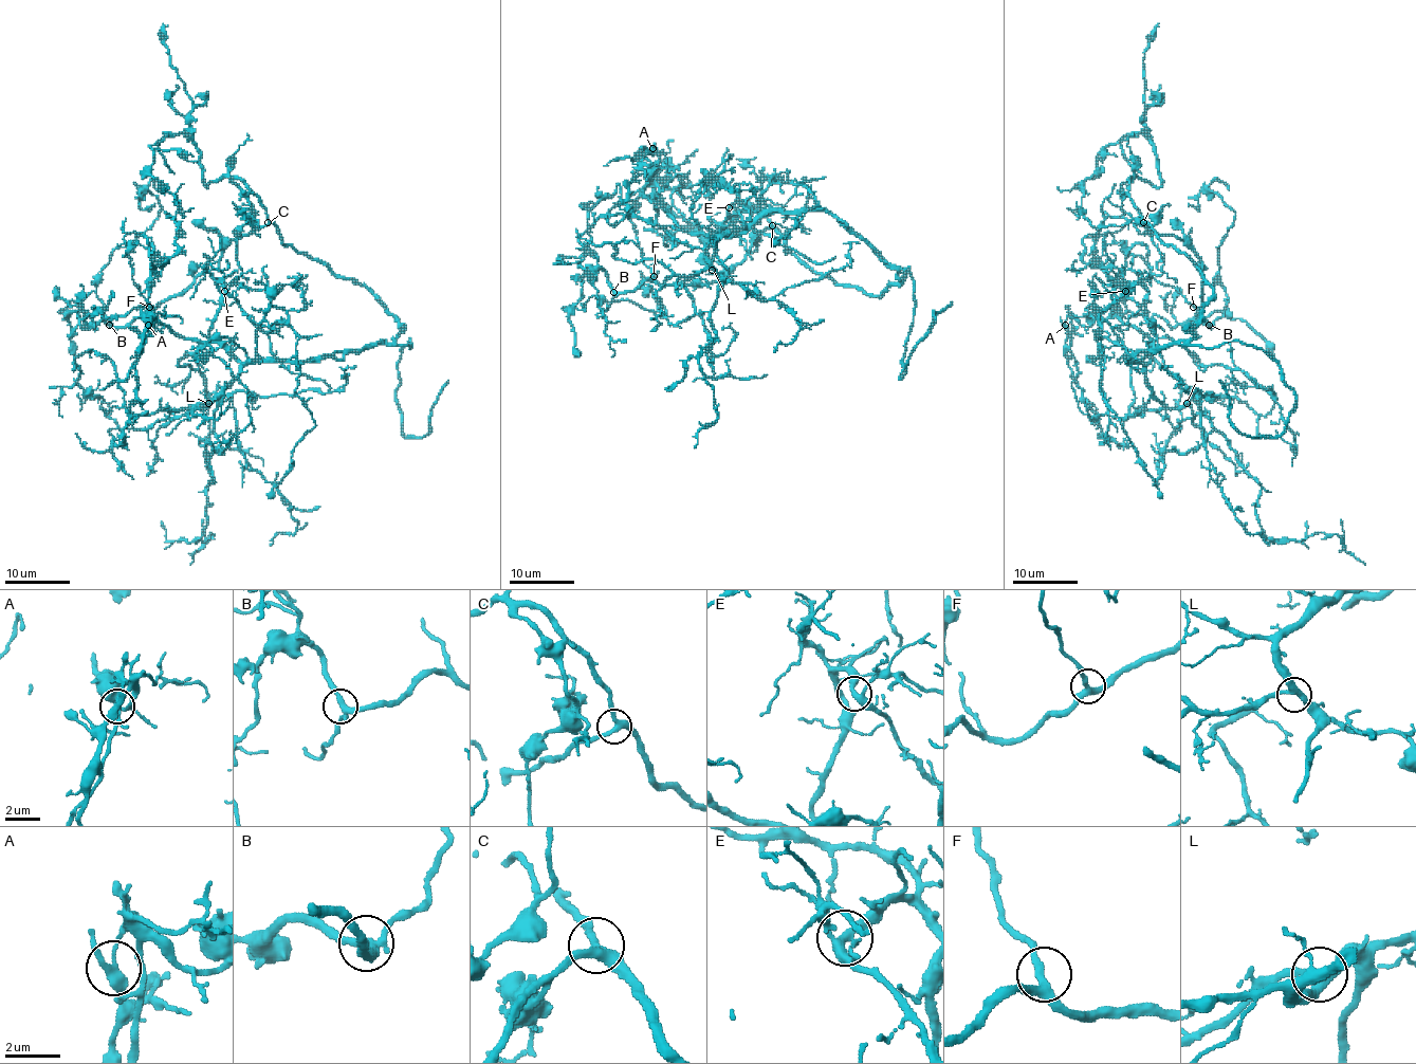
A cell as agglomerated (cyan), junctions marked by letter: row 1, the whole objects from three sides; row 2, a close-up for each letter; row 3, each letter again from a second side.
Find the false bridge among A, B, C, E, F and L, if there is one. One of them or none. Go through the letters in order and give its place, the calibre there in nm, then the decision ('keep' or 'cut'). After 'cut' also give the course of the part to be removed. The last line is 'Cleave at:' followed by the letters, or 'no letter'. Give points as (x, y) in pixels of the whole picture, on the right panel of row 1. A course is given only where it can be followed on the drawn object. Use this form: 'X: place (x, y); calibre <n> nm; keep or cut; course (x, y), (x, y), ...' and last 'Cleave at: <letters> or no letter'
A: place (1065, 325); calibre 280 nm; cut; course (1065, 325), (1068, 367), (1081, 396), (1108, 438), (1123, 444), (1126, 440), (1123, 438)
B: place (1209, 325); calibre 280 nm; keep
C: place (1143, 222); calibre 320 nm; keep
E: place (1125, 291); calibre 280 nm; keep
F: place (1193, 307); calibre 280 nm; keep
L: place (1187, 403); calibre 320 nm; keep
Cleave at: A

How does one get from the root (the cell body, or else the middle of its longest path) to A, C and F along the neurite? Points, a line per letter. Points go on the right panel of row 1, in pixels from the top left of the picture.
A: (1202, 309), (1187, 344), (1128, 359), (1147, 362), (1153, 343), (1117, 307), (1087, 327), (1068, 316), (1065, 325)
C: (1202, 309), (1213, 295), (1213, 288), (1202, 278), (1202, 273), (1143, 222)
F: (1202, 309), (1213, 288), (1147, 222), (1157, 234), (1181, 239), (1199, 260), (1202, 306), (1193, 307)

